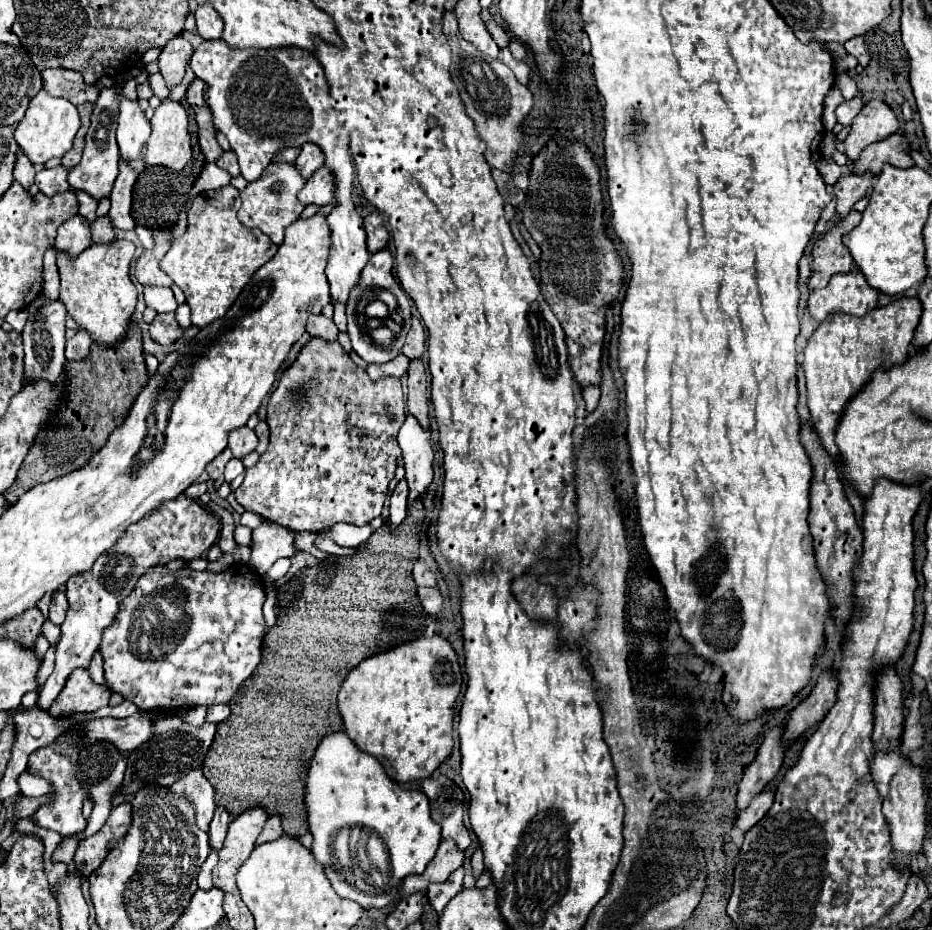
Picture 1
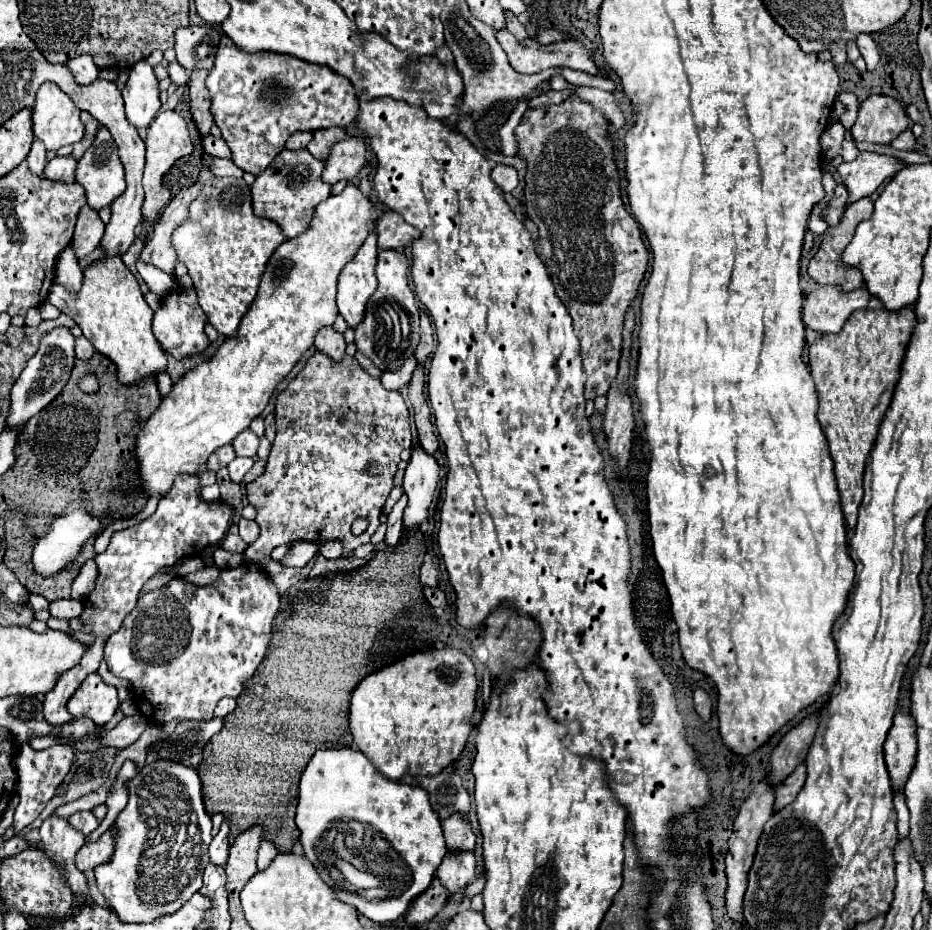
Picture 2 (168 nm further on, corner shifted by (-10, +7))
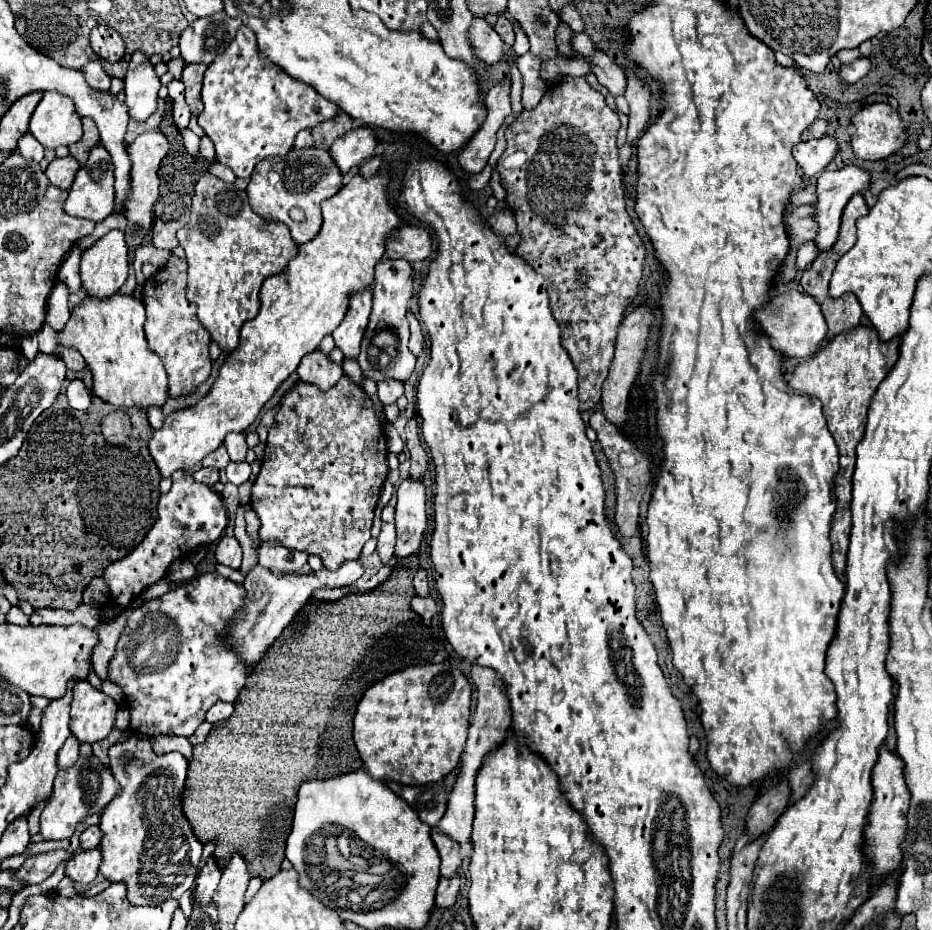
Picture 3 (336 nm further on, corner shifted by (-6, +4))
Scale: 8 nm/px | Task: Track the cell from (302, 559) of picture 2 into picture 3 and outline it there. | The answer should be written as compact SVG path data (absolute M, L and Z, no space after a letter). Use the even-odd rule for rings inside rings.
M262 543L262 553L258 563L270 571L294 573L308 563L308 555L304 555L302 551L286 549L280 543L270 543L270 545Z

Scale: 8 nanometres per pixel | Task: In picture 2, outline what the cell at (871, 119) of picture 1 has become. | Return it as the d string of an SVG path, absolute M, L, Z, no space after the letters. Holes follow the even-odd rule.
M874 94L860 104L858 120L852 126L852 136L856 142L890 144L908 126L908 114L898 100Z

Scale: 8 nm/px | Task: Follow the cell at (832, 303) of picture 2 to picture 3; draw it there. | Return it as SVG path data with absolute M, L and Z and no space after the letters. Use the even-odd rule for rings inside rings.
M796 289L778 291L766 307L754 313L754 319L760 325L760 329L770 337L772 347L784 353L786 357L810 357L826 341L828 327L818 307L818 301L810 299L810 295L806 295L804 291L796 291Z

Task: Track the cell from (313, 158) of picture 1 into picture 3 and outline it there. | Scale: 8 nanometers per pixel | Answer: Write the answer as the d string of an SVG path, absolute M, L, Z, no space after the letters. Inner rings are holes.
M340 111L338 117L334 117L334 119L330 119L330 121L324 121L324 123L320 123L318 127L312 129L314 147L318 147L318 149L330 149L330 145L332 145L338 137L342 137L346 131L352 129L352 125L354 125L352 119L350 119L344 111Z

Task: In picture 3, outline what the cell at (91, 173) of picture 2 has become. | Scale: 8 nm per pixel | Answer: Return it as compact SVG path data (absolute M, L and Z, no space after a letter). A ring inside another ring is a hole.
M94 145L90 149L90 157L86 161L84 167L78 169L76 179L70 187L70 195L64 203L64 209L68 215L74 217L86 217L92 221L102 221L104 217L108 217L112 213L114 207L114 167L112 167L112 159L110 153L102 147L102 145Z

